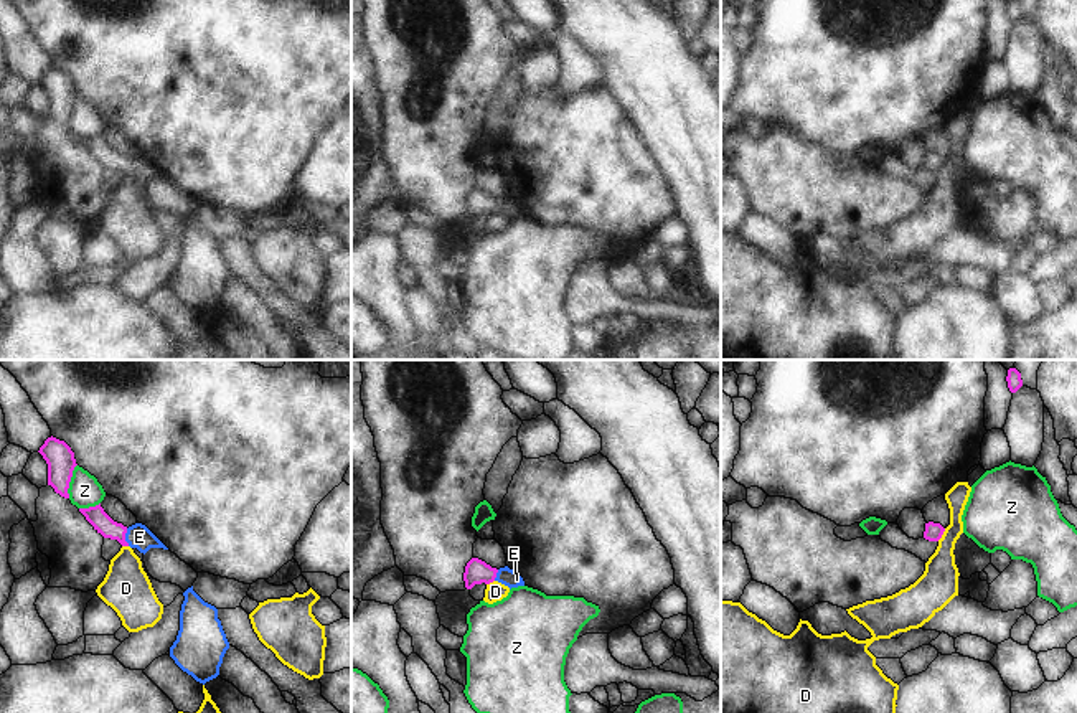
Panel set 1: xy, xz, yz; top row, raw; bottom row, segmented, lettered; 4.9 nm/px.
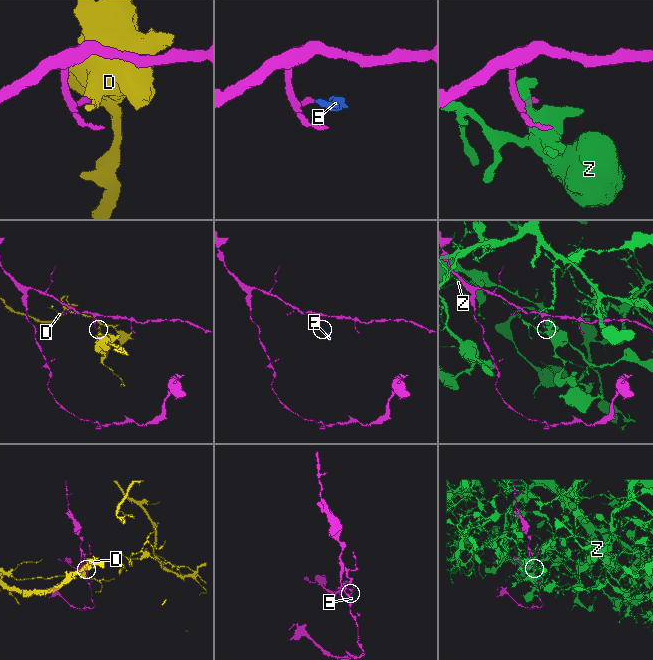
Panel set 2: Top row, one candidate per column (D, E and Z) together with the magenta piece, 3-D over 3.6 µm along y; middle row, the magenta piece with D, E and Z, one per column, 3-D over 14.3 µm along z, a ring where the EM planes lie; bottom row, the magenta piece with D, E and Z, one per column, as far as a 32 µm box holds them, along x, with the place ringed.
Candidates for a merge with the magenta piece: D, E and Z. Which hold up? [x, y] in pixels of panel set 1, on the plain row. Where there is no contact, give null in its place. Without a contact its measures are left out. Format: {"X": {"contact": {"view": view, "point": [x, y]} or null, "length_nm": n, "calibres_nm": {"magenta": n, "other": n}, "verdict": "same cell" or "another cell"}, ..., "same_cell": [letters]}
{"D": {"contact": {"view": "yz", "point": [942, 164]}, "length_nm": 80, "calibres_nm": {"magenta": 90, "other": 190}, "verdict": "another cell"}, "E": {"contact": {"view": "xy", "point": [124, 167]}, "length_nm": 90, "calibres_nm": {"magenta": 90, "other": 120}, "verdict": "same cell"}, "Z": {"contact": {"view": "xy", "point": [70, 111]}, "length_nm": 170, "calibres_nm": {"magenta": 140, "other": 160}, "verdict": "another cell"}, "same_cell": ["E"]}

